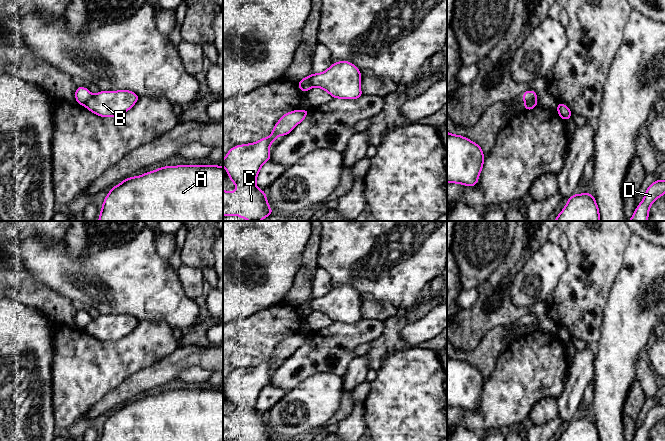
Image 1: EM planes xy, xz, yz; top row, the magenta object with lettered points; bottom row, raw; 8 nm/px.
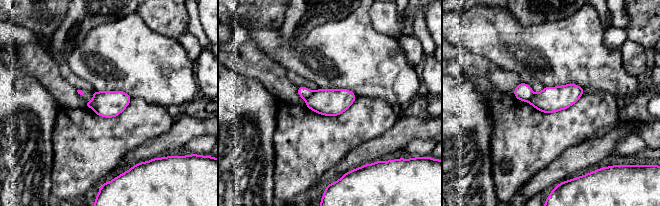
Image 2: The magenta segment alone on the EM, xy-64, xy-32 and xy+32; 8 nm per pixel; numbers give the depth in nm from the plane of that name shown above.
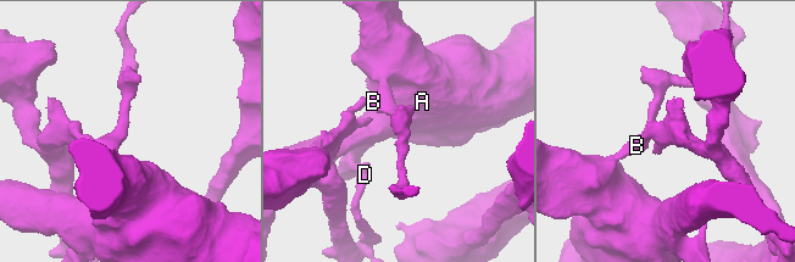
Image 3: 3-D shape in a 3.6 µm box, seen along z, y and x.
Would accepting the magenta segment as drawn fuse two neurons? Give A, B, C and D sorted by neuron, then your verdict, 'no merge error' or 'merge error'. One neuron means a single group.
A B D / C; merge error

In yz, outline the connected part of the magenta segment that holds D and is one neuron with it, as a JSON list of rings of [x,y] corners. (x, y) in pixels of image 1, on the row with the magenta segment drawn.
[[[660,179],[653,182],[646,190],[642,202],[637,206],[629,221],[648,221],[651,204],[665,194],[665,181]]]

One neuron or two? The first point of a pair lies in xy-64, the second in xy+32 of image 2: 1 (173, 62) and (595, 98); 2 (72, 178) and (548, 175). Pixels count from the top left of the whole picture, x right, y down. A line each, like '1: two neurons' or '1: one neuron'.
1: two neurons
2: two neurons

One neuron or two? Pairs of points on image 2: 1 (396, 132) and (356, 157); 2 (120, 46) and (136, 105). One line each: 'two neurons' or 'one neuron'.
1: one neuron
2: two neurons

